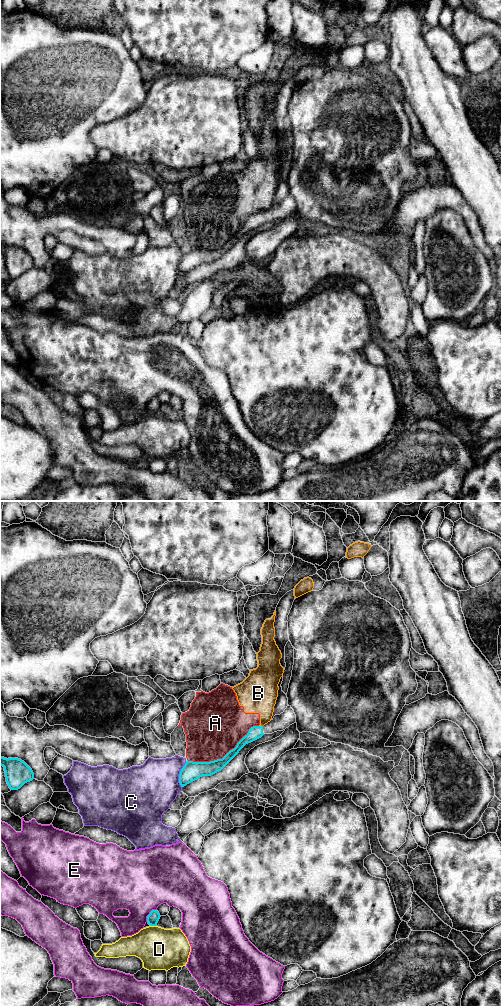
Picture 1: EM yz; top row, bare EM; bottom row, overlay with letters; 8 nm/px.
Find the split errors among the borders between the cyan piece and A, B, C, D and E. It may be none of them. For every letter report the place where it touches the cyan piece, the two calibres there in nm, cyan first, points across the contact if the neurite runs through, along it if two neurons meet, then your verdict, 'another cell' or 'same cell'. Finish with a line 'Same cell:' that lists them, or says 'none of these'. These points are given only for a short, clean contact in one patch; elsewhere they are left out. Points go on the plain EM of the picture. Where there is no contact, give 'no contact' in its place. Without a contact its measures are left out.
A: yz (225, 243) | 130/460 nm | another cell
B: yz (261, 214) | 110/280 nm | along yz (259, 213), (262, 215) | another cell
C: yz (179, 262) | 160/400 nm | another cell
D: yz (153, 413) | 90/340 nm | along yz (151, 413), (155, 414) | another cell
E: yz (149, 402) | 90/440 nm | another cell
Same cell: none of these

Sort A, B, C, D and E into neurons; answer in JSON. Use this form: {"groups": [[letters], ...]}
{"groups": [["A", "B"], ["C"], ["D"], ["E"]]}

